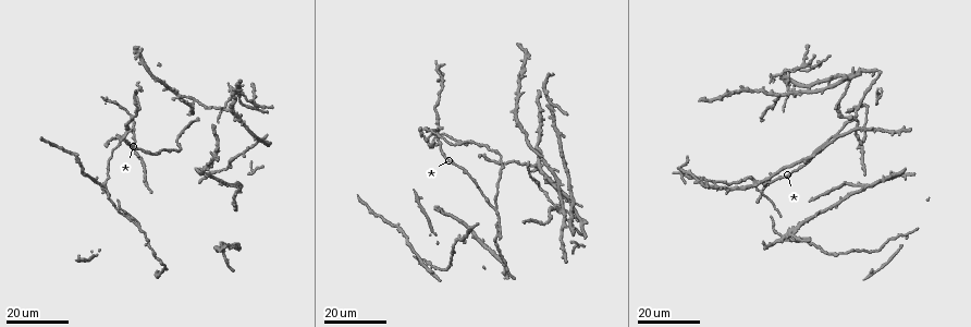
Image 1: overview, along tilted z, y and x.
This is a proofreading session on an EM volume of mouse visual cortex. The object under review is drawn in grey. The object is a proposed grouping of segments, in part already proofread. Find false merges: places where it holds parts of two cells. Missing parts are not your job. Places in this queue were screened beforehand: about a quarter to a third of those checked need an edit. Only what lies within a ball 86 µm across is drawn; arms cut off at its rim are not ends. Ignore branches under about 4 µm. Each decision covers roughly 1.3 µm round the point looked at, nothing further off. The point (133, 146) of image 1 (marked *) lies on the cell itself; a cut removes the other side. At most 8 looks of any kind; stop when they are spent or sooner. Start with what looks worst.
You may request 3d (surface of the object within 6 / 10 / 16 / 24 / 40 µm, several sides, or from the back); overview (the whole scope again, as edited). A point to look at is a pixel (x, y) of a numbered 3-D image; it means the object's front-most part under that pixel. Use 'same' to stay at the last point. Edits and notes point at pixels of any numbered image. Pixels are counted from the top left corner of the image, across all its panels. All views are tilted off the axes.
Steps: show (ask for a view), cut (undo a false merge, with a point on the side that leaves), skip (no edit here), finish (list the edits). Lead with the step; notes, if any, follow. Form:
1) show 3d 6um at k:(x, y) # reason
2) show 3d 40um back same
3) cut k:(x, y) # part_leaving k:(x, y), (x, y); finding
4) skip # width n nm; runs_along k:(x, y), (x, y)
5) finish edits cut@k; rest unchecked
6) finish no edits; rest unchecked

show 3d 24um at 1:(126, 133) # three arms meet

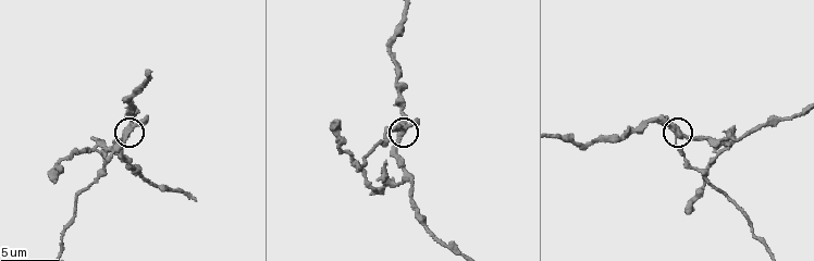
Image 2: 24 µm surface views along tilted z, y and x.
show 3d 10um at 2:(674, 137) # closer look

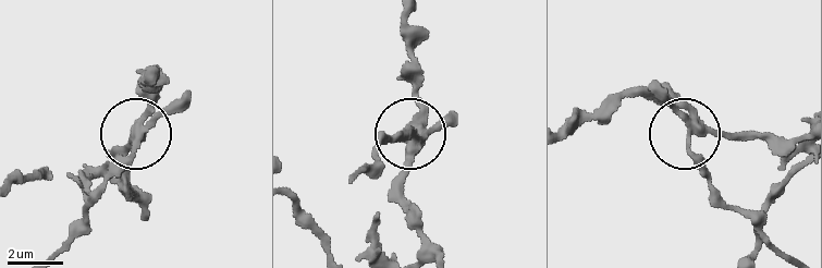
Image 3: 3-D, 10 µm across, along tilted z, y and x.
cut 3:(392, 137) # side_arm 36 um; part_leaving 3:(415, 138), (412, 132), (381, 144), (373, 163), (355, 178); a second cell is stuck on

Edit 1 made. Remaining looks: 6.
show overview

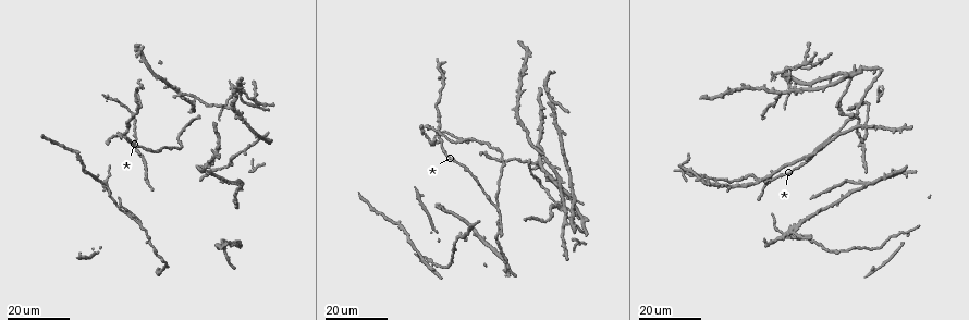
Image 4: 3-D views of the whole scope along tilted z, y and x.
show 3d 16um at 4:(135, 216) # side arm on a straight run

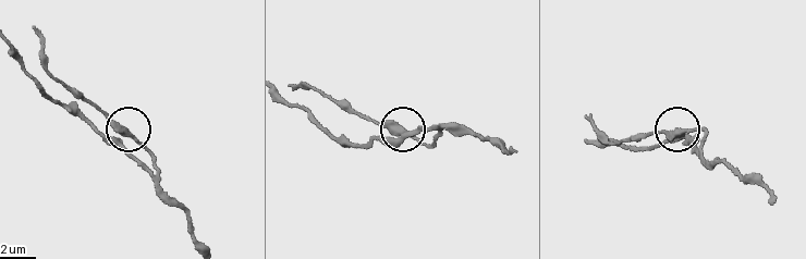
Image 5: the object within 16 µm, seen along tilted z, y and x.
show 3d 10um at 5:(680, 130)

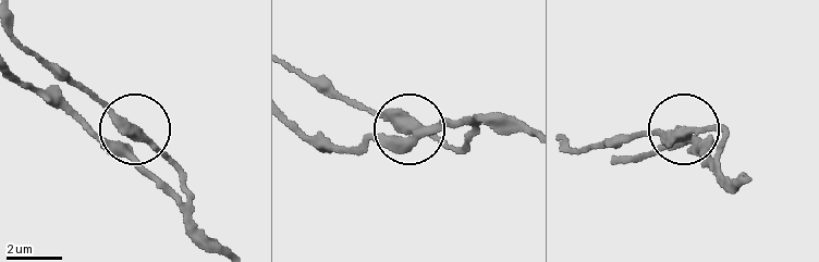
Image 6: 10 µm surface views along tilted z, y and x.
show 3d 10um back at 6:(684, 131)

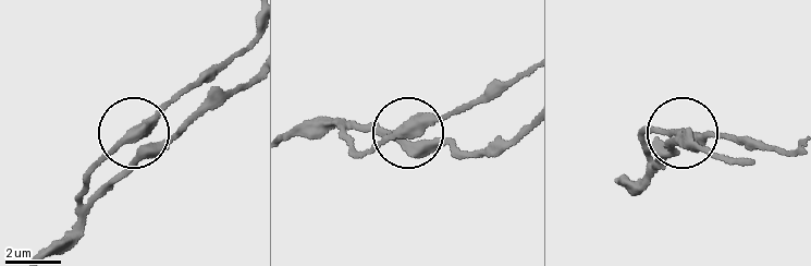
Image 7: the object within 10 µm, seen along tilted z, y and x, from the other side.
skip # width 300 nm; continuous, no second cell

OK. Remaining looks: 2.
show 3d 16um at 4:(763, 87) # two arms at a narrow angle

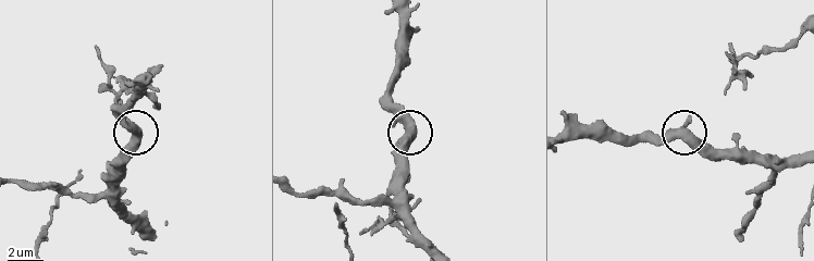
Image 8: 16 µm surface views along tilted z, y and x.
show 3d 6um at 8:(681, 126) # zoom in

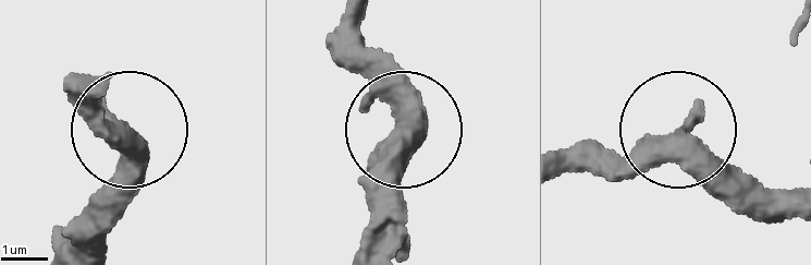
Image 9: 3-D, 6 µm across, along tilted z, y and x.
skip # width 360 nm; all the same cell

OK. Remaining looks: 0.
finish edits cut@3; rest unchecked

